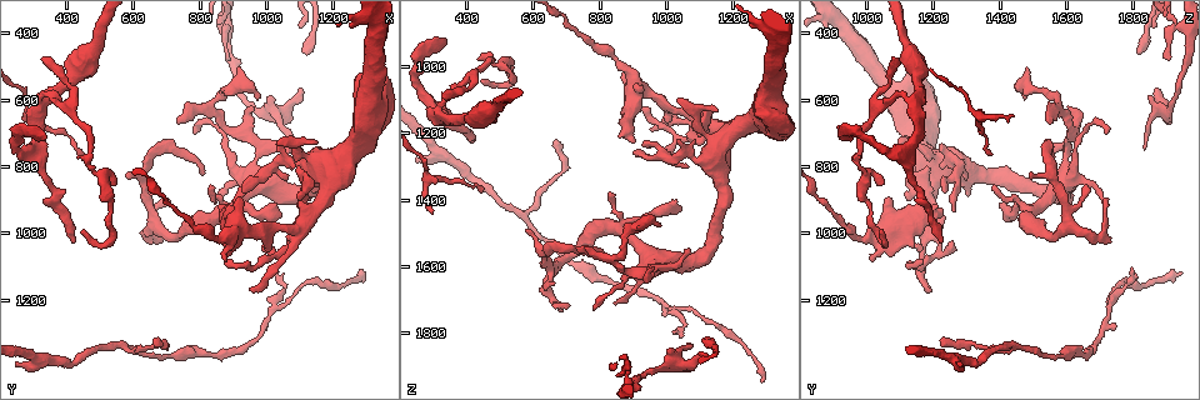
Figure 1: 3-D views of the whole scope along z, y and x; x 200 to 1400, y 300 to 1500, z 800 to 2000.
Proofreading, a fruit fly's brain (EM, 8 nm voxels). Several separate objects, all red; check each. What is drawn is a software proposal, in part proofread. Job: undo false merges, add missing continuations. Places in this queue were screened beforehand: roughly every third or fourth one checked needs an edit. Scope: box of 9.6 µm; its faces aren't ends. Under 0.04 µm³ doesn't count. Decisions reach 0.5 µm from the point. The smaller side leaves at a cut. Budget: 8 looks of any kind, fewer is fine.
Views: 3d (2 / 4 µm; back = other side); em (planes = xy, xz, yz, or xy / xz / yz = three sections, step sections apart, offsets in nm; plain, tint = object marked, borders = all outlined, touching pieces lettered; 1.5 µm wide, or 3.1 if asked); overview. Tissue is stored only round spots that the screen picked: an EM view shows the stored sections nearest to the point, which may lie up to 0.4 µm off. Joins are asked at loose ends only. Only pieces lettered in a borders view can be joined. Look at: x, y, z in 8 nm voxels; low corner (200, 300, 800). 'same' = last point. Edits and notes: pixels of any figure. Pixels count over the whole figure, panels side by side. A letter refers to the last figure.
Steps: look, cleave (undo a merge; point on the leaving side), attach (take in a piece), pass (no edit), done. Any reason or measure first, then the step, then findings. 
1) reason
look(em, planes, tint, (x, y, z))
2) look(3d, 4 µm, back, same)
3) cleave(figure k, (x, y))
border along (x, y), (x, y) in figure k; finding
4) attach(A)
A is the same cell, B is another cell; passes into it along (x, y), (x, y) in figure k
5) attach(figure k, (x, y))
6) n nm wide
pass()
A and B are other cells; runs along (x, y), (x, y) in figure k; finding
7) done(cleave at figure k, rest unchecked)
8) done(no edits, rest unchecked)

free end
look(3d, 4 µm, back, (890, 480, 1890))

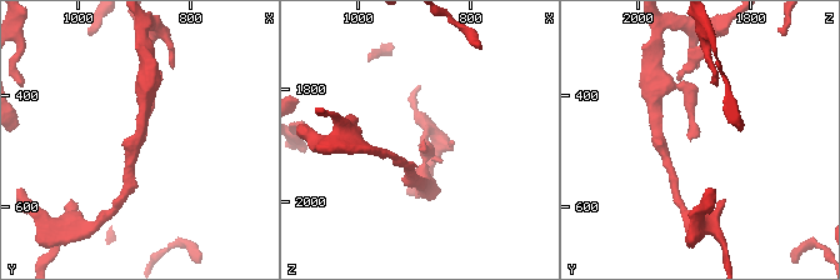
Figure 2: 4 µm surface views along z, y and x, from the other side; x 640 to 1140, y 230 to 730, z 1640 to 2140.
now the EM
look(em, xy, step 8, borders, (890, 475, 1895))

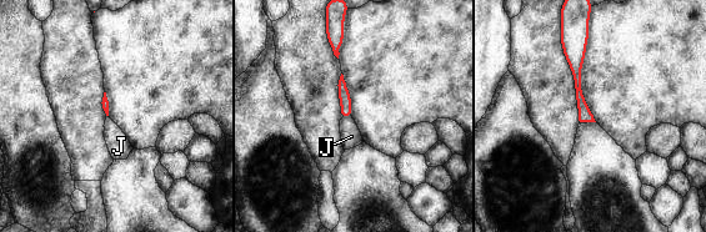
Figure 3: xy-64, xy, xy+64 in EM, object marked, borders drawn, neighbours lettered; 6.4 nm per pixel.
another direction
look(em, xz, step 4, borders, same)

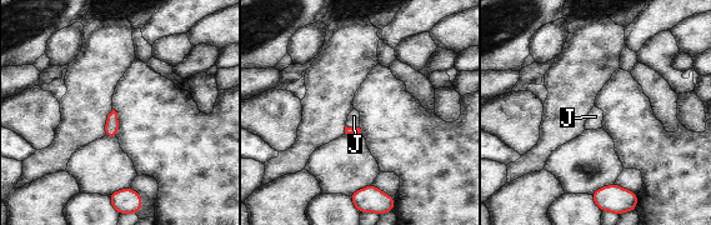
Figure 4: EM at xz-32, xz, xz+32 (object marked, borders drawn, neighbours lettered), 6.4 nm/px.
attach(J)
J is the same cell; passes into it along (348, 130), (354, 126), (354, 116) in figure 4; it goes on there

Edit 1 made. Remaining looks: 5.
thin end
look(3d, 4 µm, (1010, 1110, 1800))

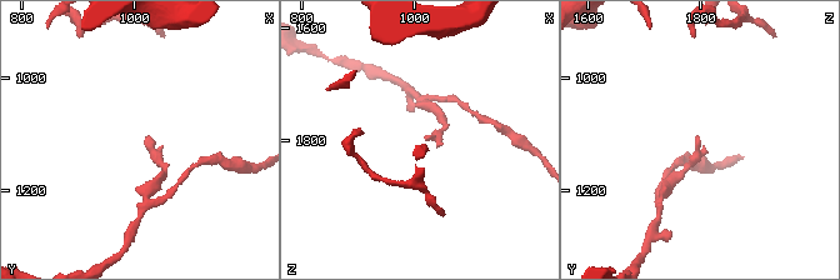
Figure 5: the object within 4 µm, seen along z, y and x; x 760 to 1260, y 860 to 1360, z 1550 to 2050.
look(em, planes, borders, (1020, 1105, 1800))

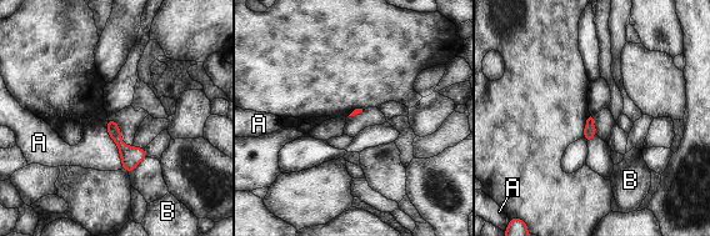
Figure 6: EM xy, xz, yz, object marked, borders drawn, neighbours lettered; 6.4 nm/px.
pass()
A and B are other cells; border along (105, 121), (123, 167) in figure 6; none of them fits

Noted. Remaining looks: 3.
thick turns thin
look(em, xz, step 4, tint, (830, 1020, 960))

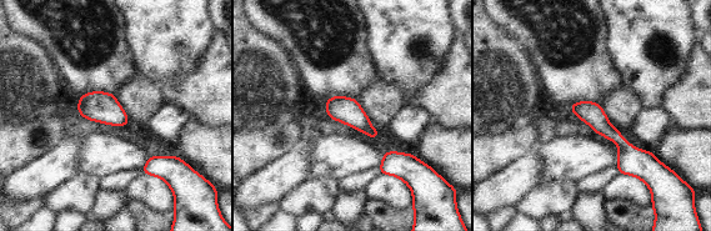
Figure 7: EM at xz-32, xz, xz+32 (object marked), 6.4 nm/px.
another direction
look(em, planes, borders, same)

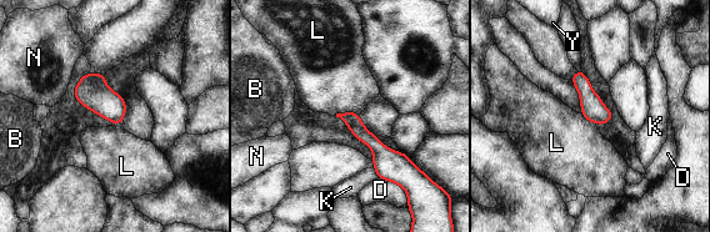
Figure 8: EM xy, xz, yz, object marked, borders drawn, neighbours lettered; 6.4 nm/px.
pass()
B, D, K, L, N and Y are other cells; continuous, no second neuron

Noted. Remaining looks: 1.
done(attach at figure 4, rest unchecked)

